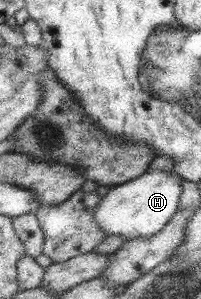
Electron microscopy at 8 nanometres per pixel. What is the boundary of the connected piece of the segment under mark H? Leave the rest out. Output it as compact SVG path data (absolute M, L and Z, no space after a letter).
M151 170L144 177L131 181L126 185L115 186L103 197L103 202L97 210L97 225L103 227L113 235L121 235L124 239L135 240L138 238L151 238L171 223L171 220L180 212L182 196L185 193L185 179L176 173L166 173L164 170Z

